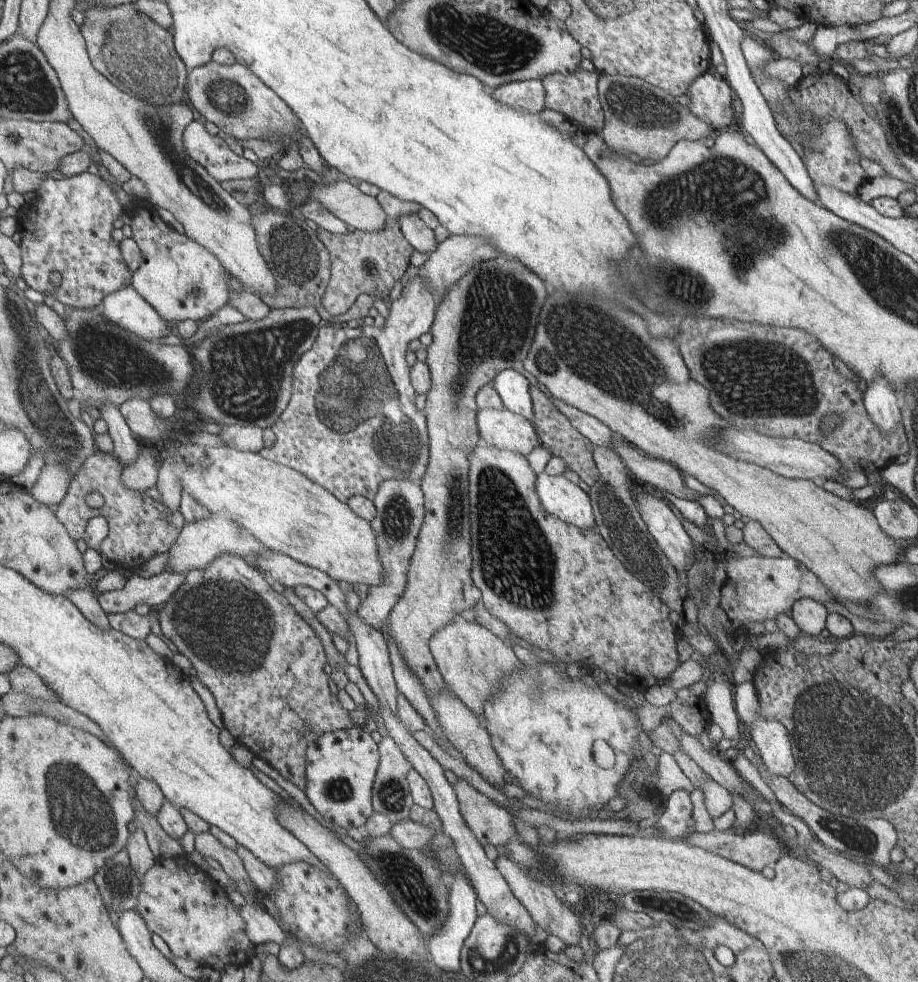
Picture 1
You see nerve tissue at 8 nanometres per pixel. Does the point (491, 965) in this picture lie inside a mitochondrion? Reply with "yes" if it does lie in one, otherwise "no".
yes

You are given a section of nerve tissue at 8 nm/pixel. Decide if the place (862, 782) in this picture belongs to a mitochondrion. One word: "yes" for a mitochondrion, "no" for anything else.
yes

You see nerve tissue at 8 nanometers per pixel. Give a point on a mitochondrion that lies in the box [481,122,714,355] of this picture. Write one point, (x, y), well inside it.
(684, 288)

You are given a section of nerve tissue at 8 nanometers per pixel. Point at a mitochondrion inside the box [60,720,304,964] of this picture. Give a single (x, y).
(113, 870)

